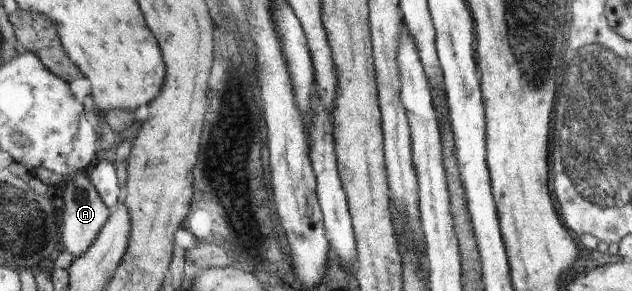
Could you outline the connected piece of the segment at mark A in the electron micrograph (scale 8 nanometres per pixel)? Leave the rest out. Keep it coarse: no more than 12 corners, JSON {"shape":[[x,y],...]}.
{"shape":[[85,172],[62,183],[62,243],[83,256],[111,212]]}

